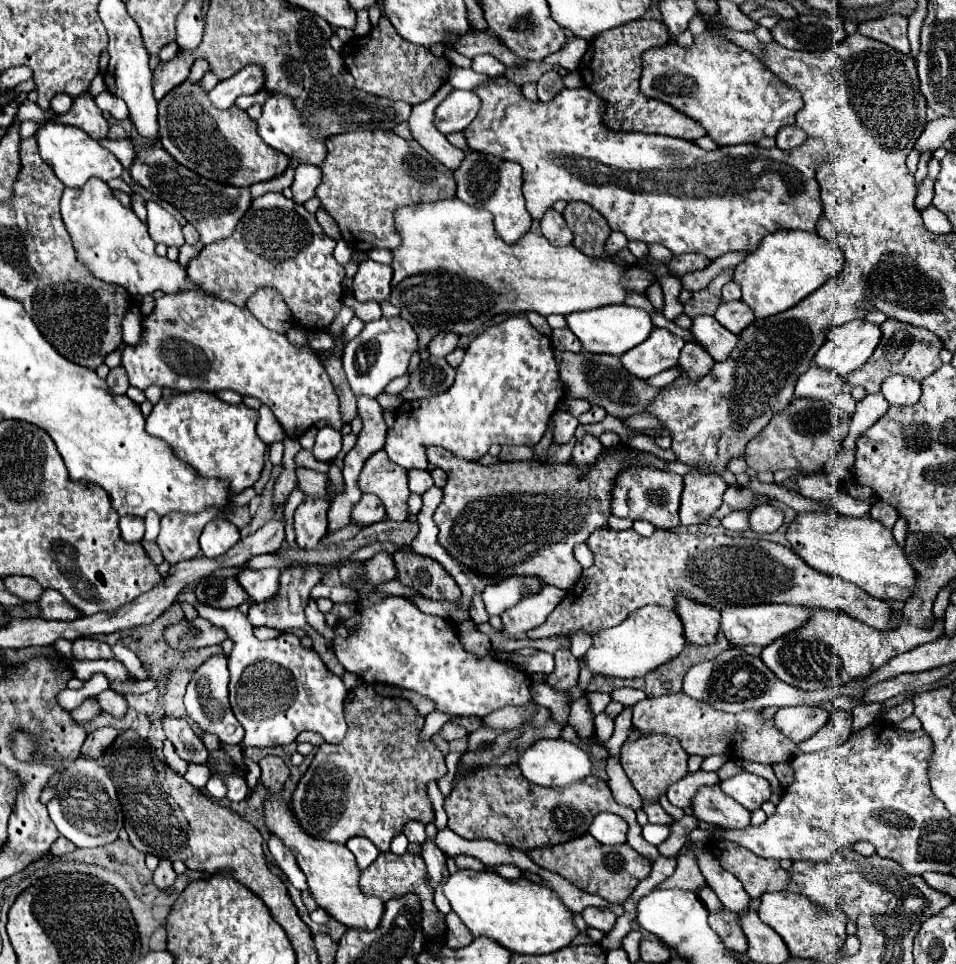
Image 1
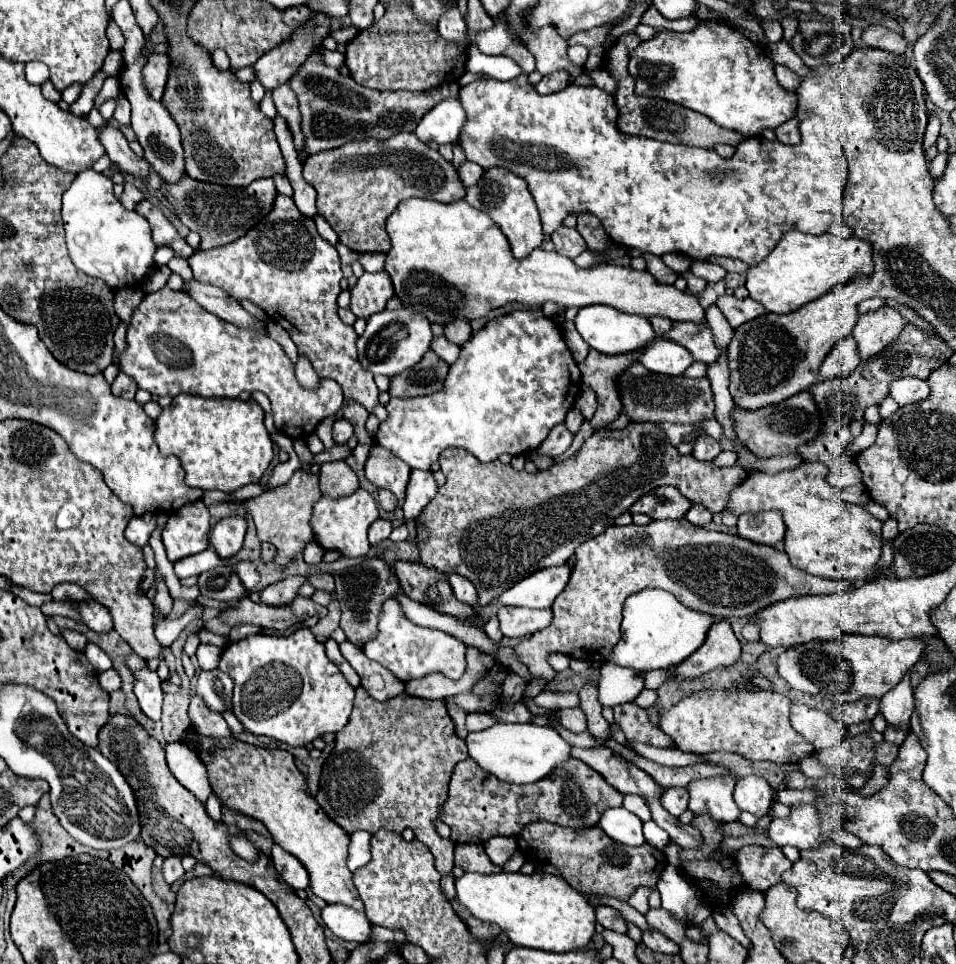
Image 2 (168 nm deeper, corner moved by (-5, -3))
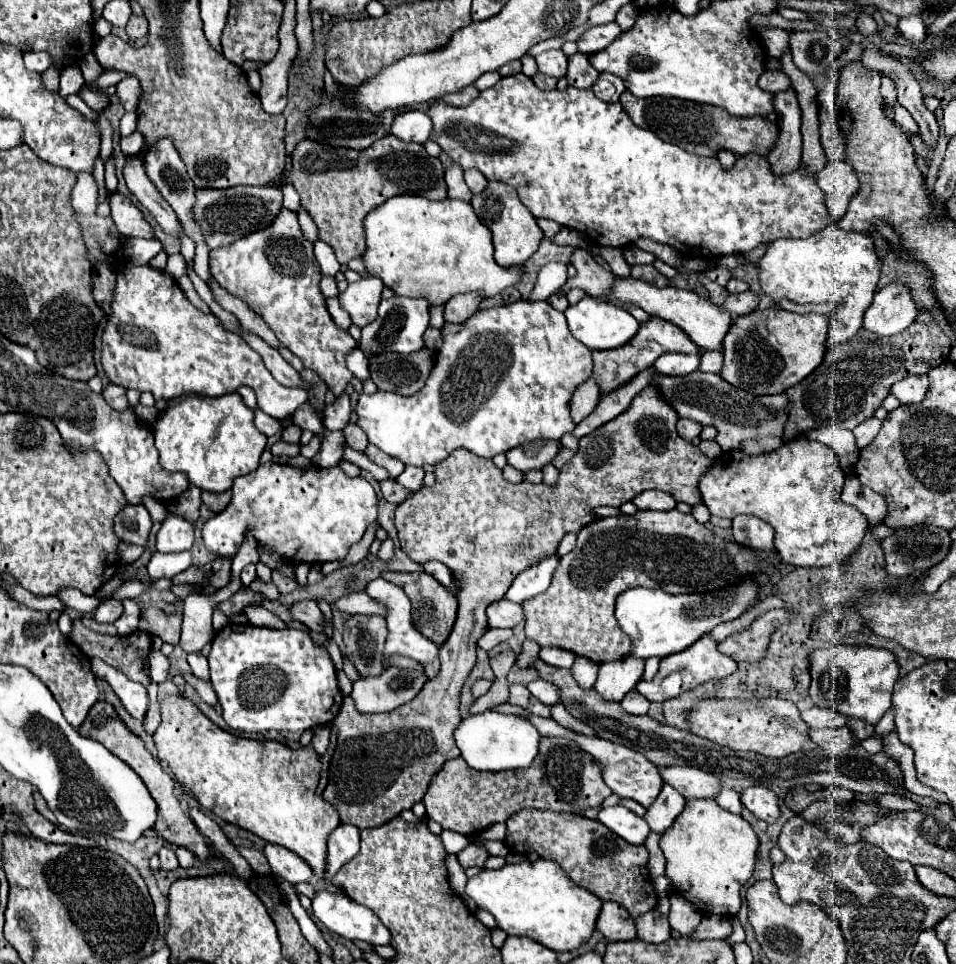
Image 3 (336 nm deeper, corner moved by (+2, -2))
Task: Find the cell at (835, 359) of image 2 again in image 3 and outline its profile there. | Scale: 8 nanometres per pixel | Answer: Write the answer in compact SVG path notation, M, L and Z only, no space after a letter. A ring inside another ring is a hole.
M828 225L824 231L810 235L808 239L778 239L768 245L764 257L758 261L758 281L762 291L774 301L780 303L788 299L792 303L838 303L838 309L830 317L830 345L848 343L860 329L864 311L870 307L876 283L880 279L880 259L874 251L874 239L856 231L844 231L838 225Z

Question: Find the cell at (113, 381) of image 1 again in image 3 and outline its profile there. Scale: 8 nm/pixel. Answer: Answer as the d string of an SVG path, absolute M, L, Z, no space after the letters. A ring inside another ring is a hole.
M110 383L104 391L102 391L102 397L106 399L106 403L116 409L116 411L124 411L128 407L128 401L126 401L126 389L124 387L118 387L116 383Z

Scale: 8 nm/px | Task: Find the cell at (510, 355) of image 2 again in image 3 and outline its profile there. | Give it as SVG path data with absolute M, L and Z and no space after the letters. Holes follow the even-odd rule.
M518 301L478 311L462 325L444 323L442 337L444 347L436 353L430 377L418 393L402 397L376 391L374 395L362 393L358 399L358 425L368 441L386 455L414 467L436 465L460 447L478 457L492 459L526 441L560 439L574 429L568 403L574 389L592 375L592 353L572 337L564 315L548 301Z

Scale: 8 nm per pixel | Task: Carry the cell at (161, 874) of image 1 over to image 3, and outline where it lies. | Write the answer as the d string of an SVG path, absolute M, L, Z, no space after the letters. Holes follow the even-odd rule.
M162 847L162 849L158 851L158 857L160 857L160 869L164 869L164 871L174 871L174 869L178 869L178 859L176 859L174 849Z

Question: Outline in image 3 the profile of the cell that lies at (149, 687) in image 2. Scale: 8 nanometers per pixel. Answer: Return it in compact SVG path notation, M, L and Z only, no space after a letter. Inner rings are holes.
M92 659L92 671L94 671L96 677L106 679L112 685L112 689L116 691L116 695L122 701L122 705L128 709L128 713L132 717L136 717L140 721L146 717L146 711L148 711L146 685L130 681L126 675L122 675L114 667L106 665L102 659Z

